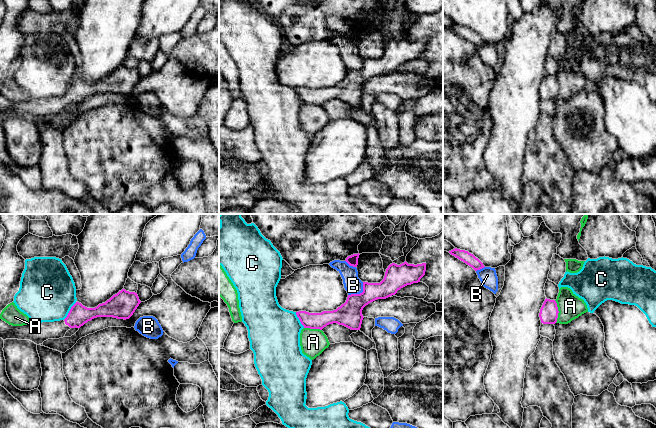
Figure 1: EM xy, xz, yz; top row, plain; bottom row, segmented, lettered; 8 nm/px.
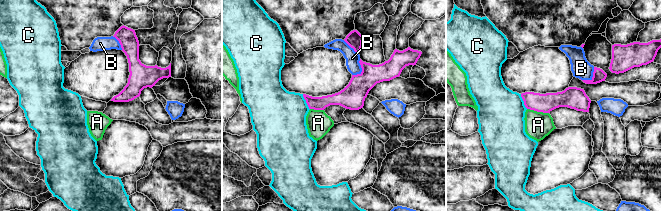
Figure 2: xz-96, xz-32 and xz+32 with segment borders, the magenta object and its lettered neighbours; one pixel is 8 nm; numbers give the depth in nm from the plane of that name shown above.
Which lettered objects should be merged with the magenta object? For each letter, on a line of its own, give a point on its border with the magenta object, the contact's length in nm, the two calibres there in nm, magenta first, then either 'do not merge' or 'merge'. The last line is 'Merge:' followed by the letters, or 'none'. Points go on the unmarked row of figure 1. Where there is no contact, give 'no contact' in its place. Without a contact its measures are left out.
A: contact yz (558, 87); length 180 nm; calibres 150 and 200 nm; do not merge
B: contact xz (360, 69); length 170 nm; calibres 200 and 140 nm; do not merge
C: contact xy (69, 87); length 180 nm; calibres 160 and 460 nm; do not merge
Merge: none

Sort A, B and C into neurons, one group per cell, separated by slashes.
A / B / C

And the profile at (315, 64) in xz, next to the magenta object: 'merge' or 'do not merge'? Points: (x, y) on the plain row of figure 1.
do not merge

